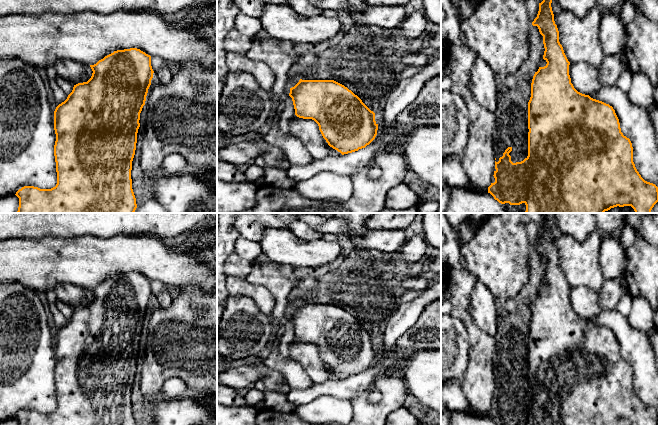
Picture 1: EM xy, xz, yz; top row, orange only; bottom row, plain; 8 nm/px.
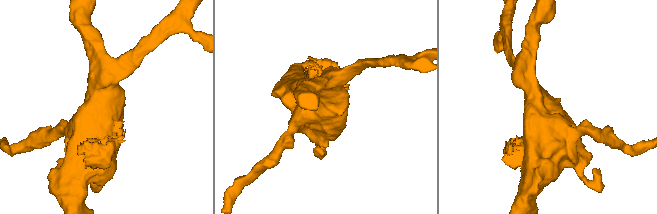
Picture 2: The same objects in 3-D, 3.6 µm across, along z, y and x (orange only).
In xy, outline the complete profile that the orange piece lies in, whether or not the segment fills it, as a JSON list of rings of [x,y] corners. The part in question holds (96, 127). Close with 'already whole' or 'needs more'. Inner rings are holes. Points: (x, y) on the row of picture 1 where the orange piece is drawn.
[[[137,48],[117,50],[99,60],[96,64],[90,65],[93,73],[87,82],[74,85],[72,92],[67,99],[59,104],[54,111],[54,130],[56,141],[54,145],[54,156],[56,162],[57,184],[51,189],[40,189],[34,186],[24,186],[16,192],[19,198],[17,213],[134,213],[137,204],[132,189],[132,161],[135,155],[137,133],[140,127],[140,113],[145,105],[148,89],[153,78],[151,56]]] | already whole

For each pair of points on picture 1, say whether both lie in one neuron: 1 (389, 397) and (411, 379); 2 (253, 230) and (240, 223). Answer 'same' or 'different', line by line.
1: different
2: same

